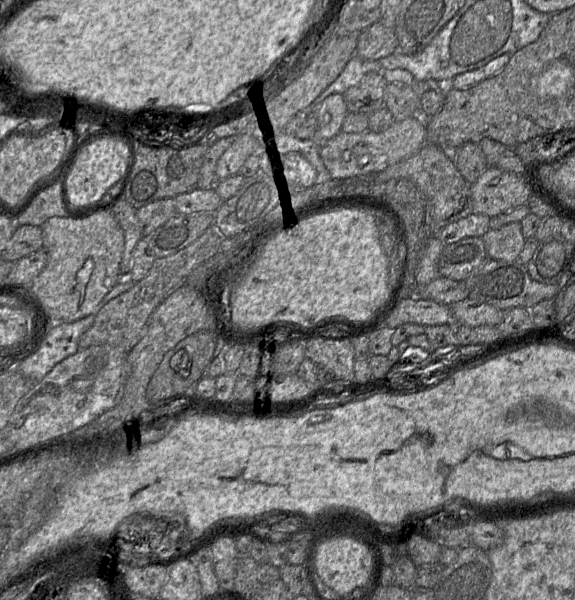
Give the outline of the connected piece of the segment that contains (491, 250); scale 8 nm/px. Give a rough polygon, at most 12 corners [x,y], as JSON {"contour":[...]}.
{"contour":[[520,222],[482,237],[489,259],[516,261],[525,245]]}

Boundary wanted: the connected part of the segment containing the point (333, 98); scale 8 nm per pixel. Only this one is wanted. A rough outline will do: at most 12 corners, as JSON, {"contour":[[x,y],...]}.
{"contour":[[343,94],[318,105],[315,139],[325,142],[342,128],[348,108]]}

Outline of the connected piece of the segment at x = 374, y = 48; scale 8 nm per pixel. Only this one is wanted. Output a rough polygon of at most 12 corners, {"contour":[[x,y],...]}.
{"contour":[[377,21],[358,34],[355,55],[398,51],[395,29]]}

